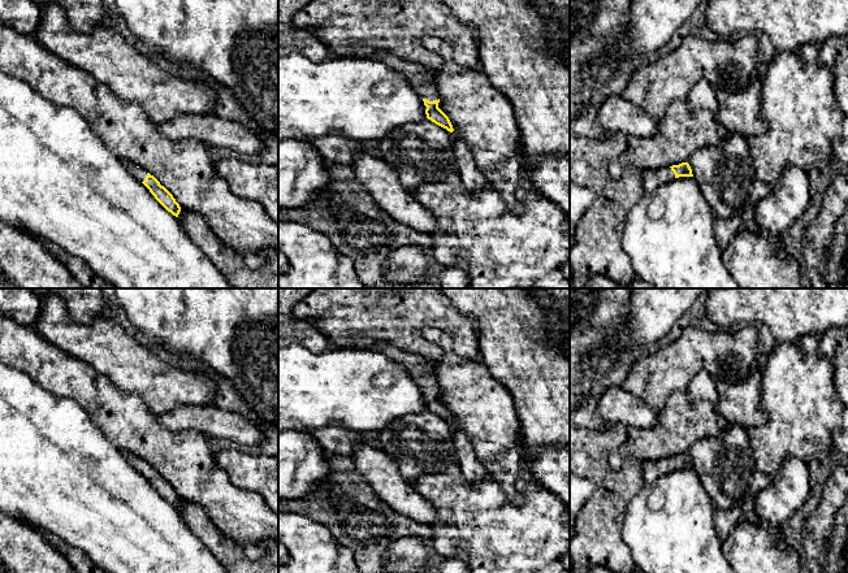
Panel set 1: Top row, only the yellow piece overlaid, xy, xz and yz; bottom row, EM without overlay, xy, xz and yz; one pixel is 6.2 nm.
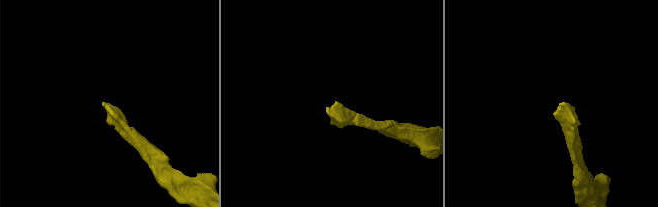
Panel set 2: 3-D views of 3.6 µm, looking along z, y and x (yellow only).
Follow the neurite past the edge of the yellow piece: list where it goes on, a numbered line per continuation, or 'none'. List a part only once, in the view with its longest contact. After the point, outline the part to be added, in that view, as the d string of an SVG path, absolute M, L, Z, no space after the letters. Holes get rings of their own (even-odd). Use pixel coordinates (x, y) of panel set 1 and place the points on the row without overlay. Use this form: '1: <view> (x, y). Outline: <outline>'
1: xz (416, 365). Outline: M386 342L376 343L372 350L388 355L390 359L395 360L407 373L416 377L421 390L427 390L429 392L438 391L433 363Z

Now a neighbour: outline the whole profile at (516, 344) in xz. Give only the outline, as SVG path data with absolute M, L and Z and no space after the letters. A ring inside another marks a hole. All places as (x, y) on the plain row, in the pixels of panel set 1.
M438 288L457 308L479 325L480 360L511 394L519 418L524 468L540 485L570 508L570 356L550 329L549 312L528 288Z

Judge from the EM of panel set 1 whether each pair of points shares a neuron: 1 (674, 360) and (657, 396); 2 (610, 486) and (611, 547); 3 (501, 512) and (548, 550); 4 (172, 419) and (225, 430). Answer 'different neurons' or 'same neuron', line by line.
1: same neuron
2: same neuron
3: same neuron
4: same neuron

